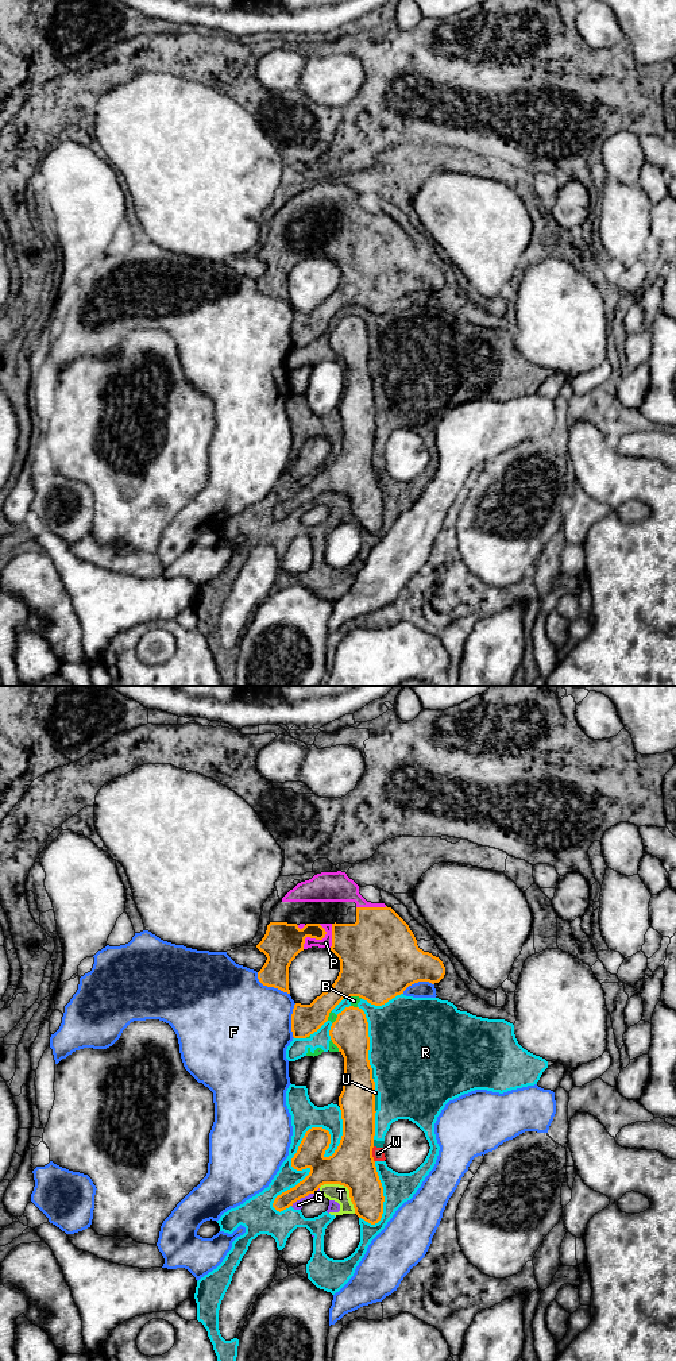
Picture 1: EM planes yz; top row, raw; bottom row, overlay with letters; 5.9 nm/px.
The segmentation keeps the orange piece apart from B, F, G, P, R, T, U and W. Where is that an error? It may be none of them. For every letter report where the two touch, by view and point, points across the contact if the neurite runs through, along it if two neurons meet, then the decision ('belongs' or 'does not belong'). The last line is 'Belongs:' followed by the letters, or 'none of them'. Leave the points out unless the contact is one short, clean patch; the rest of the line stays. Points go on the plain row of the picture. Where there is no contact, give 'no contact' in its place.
B: yz (355, 304) | does not belong
F: yz (270, 295) | does not belong
G: yz (305, 504) | does not belong
P: yz (316, 247) | belongs
R: yz (305, 442) | does not belong
T: yz (346, 494) | does not belong
U: yz (374, 411) | does not belong
W: yz (371, 463) | along yz (373, 455), (374, 470) | does not belong
Belongs: P

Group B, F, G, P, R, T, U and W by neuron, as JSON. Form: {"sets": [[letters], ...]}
{"sets": [["B", "G", "R", "T", "U", "W"], ["F"], ["P"]]}

